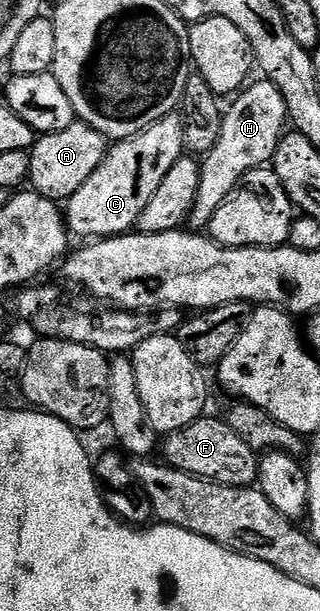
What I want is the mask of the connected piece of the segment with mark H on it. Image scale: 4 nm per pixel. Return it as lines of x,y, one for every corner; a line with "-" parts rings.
257,80
257,84
249,83
231,101
233,104
229,108
227,105
222,122
222,134
218,134
214,150
210,150
207,156
203,157
198,198
194,198
194,206
188,216
188,224
193,229
207,229
214,214
218,214
218,206
222,206
222,202
230,198
232,191
239,186
240,179
250,169
271,165
272,155
280,145
280,137
289,127
286,98
282,98
282,90
278,90
278,86
274,86
269,80

